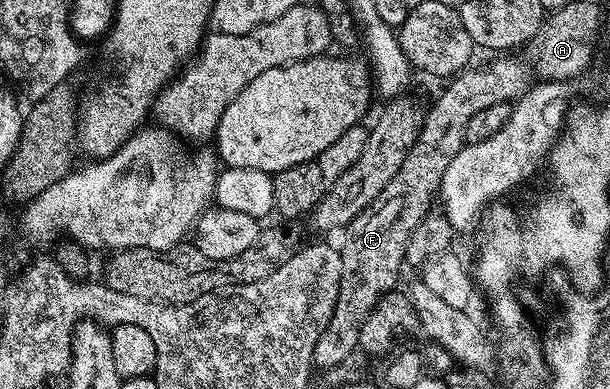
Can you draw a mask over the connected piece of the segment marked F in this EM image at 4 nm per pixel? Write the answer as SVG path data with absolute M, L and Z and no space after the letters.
M495 56L488 66L476 65L474 68L468 68L462 74L455 75L446 83L447 86L440 94L439 99L426 109L423 118L423 127L419 129L417 140L412 144L409 156L405 156L405 164L397 168L397 176L385 184L385 192L373 200L371 206L366 206L356 218L349 223L342 231L343 246L338 247L341 256L341 288L337 292L337 304L333 308L333 316L321 332L317 340L315 349L314 365L319 368L328 368L342 366L348 361L351 353L356 353L359 337L361 336L361 324L375 310L375 305L386 298L388 294L396 289L395 281L399 278L399 269L405 266L407 256L407 245L409 236L432 213L431 205L436 205L439 185L445 176L445 168L453 161L453 156L461 152L467 136L467 125L477 112L482 112L484 108L490 108L492 104L501 104L502 102L514 103L523 94L526 94L533 85L533 66L526 57L515 58L519 56Z

